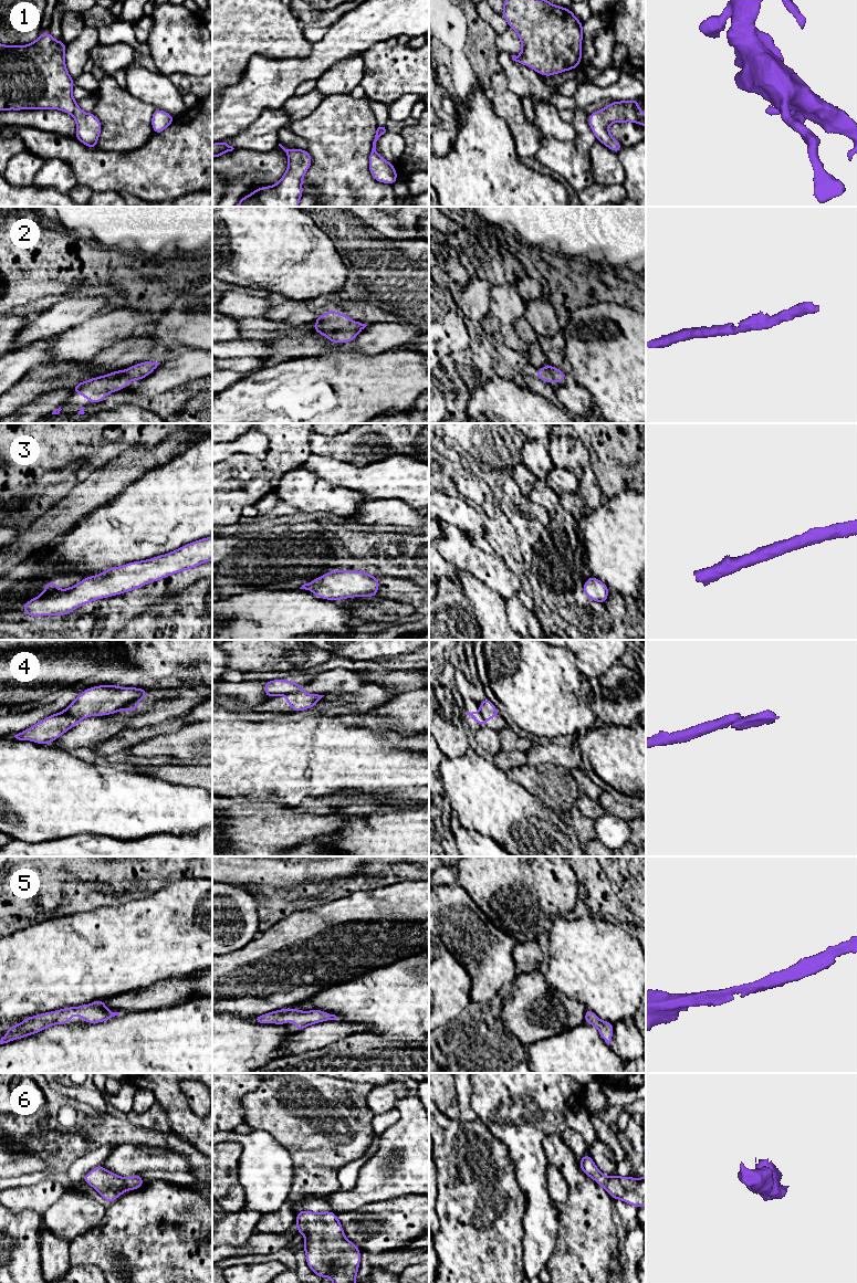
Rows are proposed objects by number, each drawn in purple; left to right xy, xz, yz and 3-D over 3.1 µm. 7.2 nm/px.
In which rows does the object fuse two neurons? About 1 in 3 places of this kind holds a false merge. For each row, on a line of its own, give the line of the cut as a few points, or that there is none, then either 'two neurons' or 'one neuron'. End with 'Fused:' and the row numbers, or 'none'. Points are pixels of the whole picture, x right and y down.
1: no cut; one neuron
2: no cut; one neuron
3: no cut; one neuron
4: cut in xy along (65, 712), (82, 718); two neurons
5: no cut; one neuron
6: no cut; one neuron
Fused: 4

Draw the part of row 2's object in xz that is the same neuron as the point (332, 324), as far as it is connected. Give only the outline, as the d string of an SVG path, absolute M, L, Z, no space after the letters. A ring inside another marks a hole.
M336 309L320 315L314 323L316 328L312 332L323 334L333 344L354 340L367 326L359 320L352 322L346 314L341 315Z

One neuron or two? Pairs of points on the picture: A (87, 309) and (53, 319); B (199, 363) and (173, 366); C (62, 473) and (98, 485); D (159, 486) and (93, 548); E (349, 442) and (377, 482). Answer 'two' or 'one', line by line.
A: one
B: one
C: two
D: one
E: two

